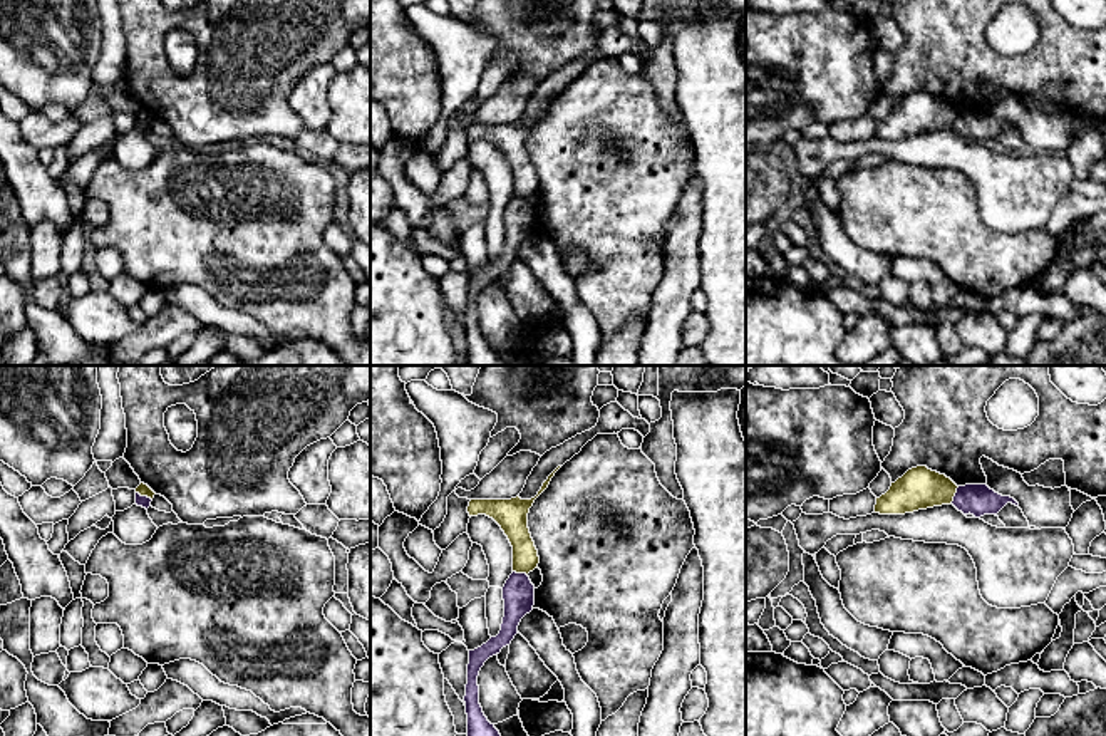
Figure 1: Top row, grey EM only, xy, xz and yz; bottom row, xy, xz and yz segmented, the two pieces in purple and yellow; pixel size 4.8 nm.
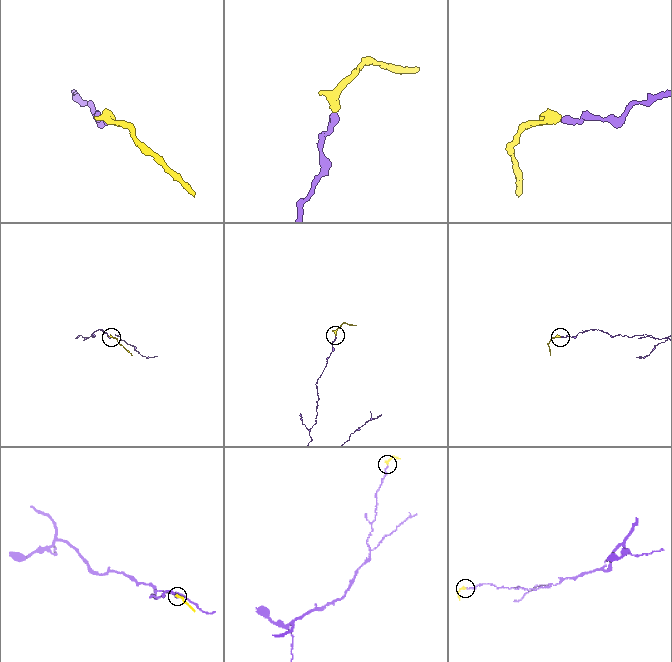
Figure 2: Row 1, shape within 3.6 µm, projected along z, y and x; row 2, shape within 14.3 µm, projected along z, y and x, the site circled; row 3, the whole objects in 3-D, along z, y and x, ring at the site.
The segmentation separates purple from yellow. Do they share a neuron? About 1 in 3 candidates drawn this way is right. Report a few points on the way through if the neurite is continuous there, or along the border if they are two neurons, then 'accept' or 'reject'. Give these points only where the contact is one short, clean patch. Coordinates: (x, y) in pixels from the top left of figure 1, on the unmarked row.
border along xy (136, 116), (151, 124); reject

